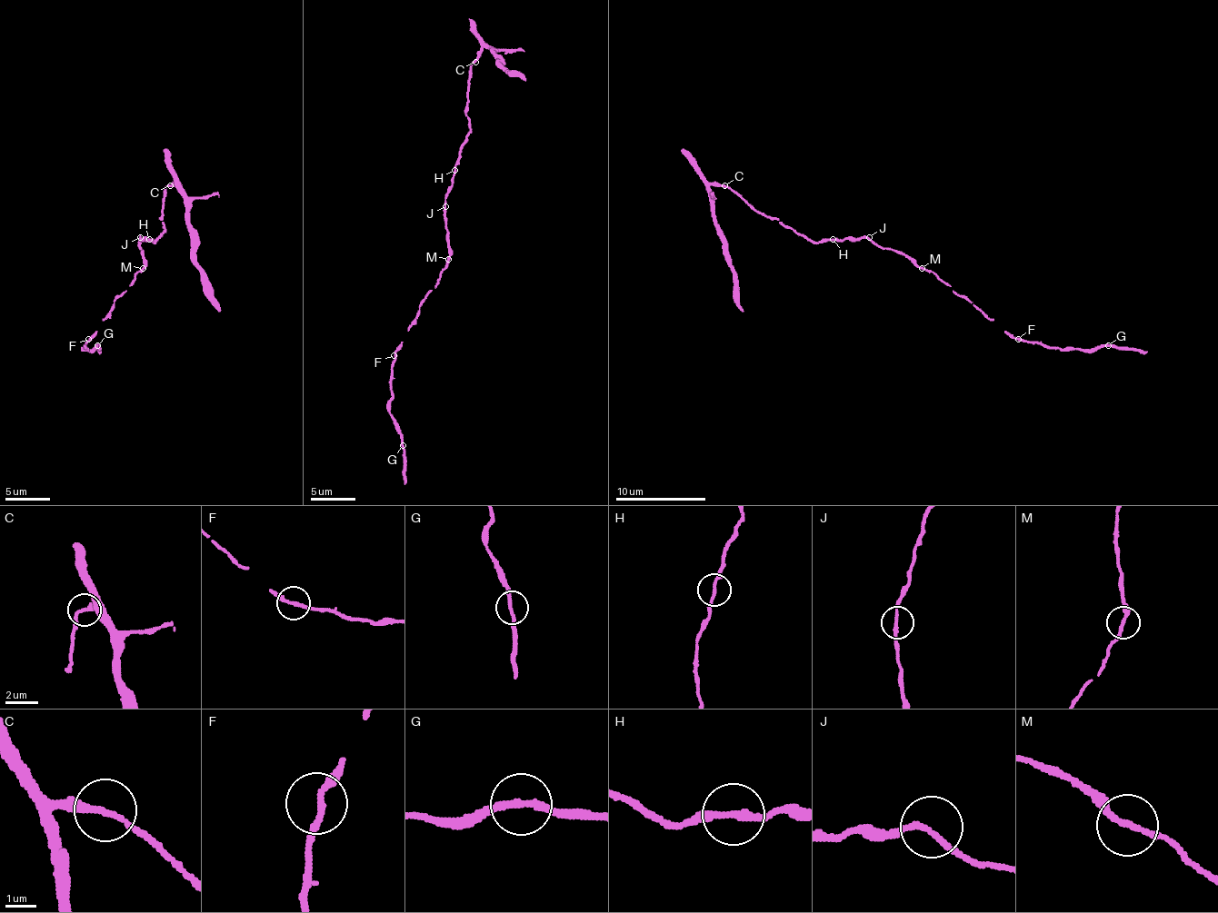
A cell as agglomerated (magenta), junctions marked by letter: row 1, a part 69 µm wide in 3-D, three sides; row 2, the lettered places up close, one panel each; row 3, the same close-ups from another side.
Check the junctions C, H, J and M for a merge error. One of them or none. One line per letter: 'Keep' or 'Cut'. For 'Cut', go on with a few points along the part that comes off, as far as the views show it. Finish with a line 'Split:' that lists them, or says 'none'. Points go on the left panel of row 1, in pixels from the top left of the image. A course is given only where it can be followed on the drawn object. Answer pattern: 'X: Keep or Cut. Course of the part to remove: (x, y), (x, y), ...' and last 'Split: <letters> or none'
C: Keep
H: Keep
J: Keep
M: Keep
Split: none

